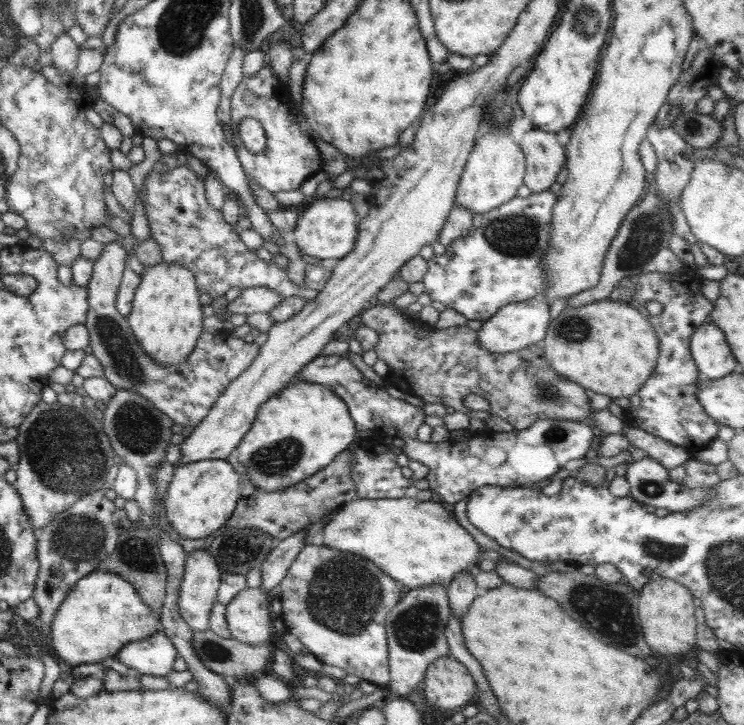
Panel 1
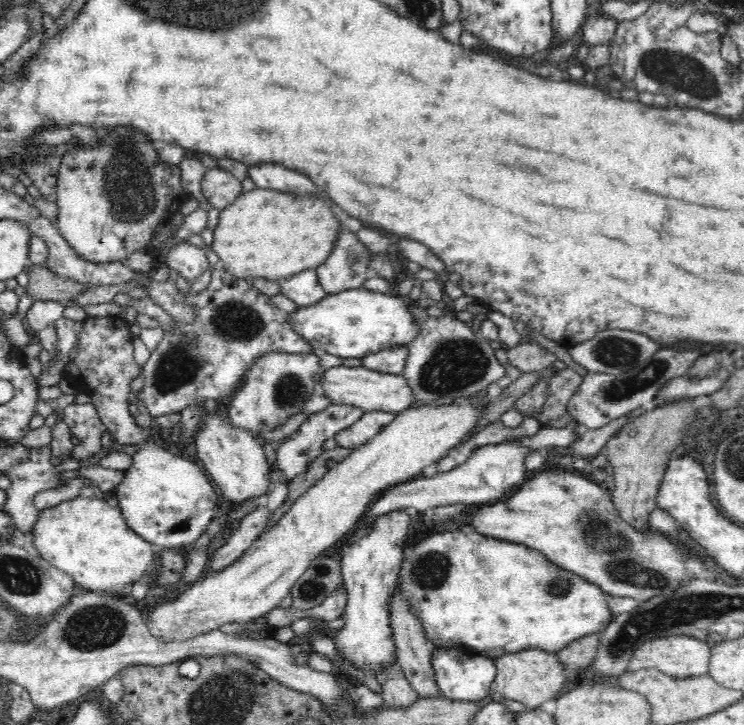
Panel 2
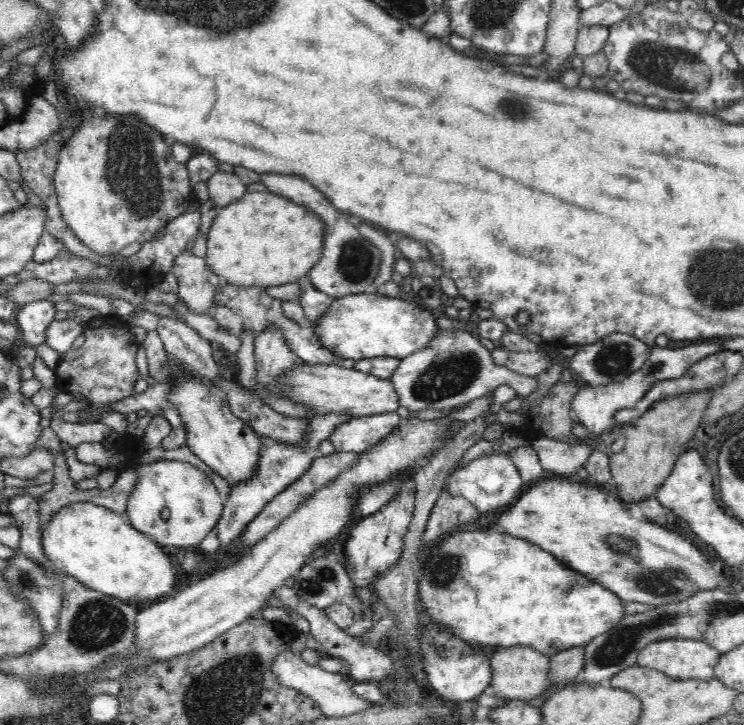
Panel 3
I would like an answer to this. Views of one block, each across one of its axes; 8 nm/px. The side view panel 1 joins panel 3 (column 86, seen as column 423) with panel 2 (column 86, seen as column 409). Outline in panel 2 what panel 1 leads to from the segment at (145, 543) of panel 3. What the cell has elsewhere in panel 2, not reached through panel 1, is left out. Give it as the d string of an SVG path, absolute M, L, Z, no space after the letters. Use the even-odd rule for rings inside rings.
M78 496L40 511L31 533L36 550L46 562L66 572L74 579L75 584L90 591L120 595L128 585L147 577L149 570L156 566L156 547L128 526L119 506L110 506L108 502L96 497Z

